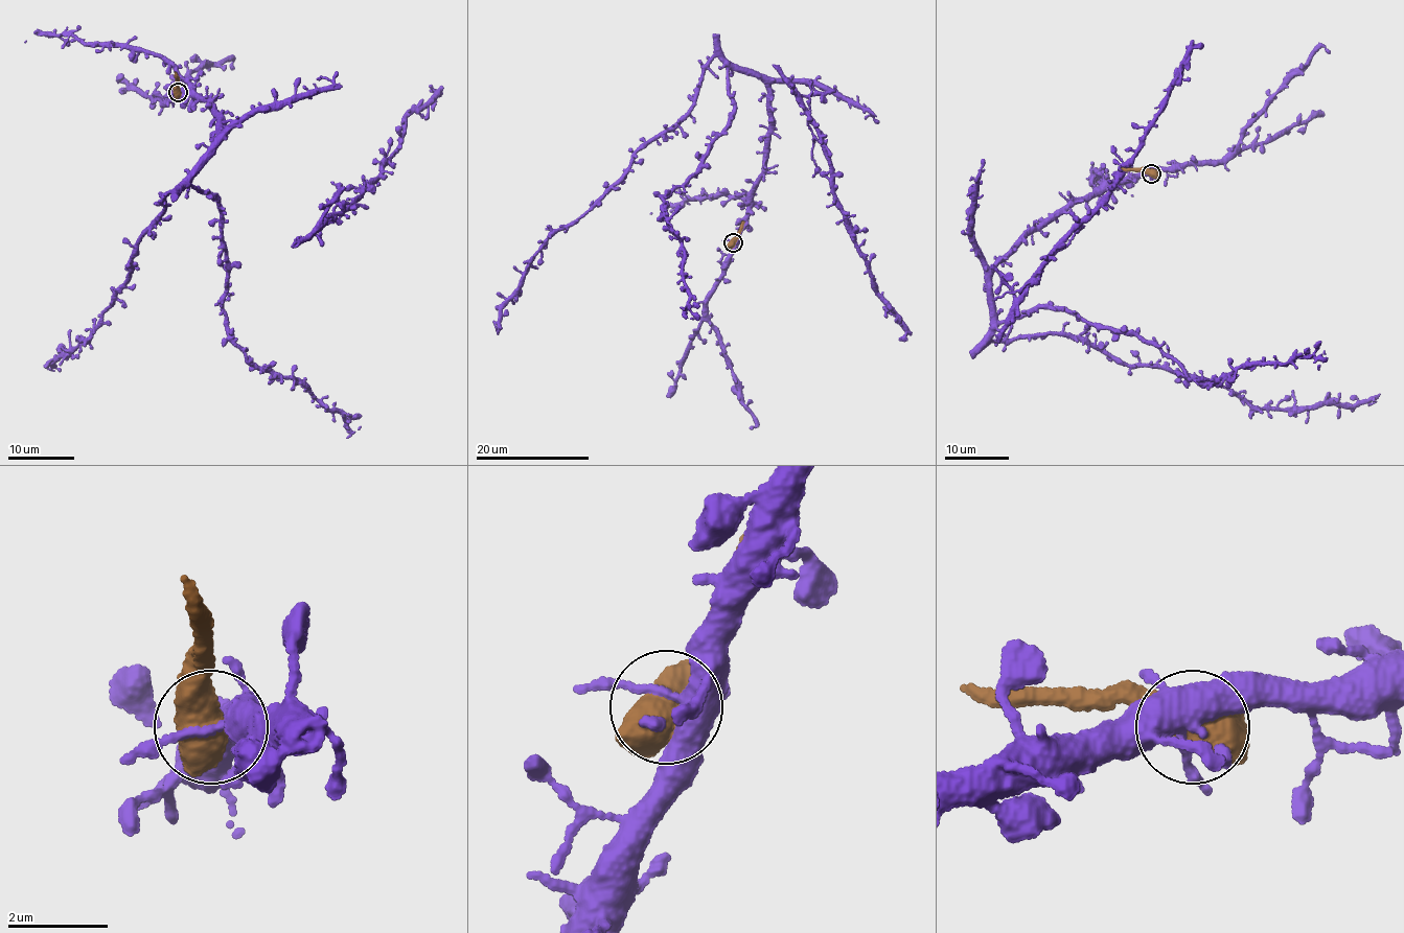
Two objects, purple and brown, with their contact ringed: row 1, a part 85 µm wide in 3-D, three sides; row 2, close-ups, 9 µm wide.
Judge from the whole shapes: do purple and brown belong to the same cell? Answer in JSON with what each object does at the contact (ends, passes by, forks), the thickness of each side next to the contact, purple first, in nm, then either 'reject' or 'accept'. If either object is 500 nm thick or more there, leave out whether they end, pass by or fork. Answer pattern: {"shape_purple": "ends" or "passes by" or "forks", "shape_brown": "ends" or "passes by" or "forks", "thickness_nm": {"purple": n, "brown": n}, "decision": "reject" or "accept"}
{"thickness_nm": {"purple": 320, "brown": 600}, "decision": "accept"}

